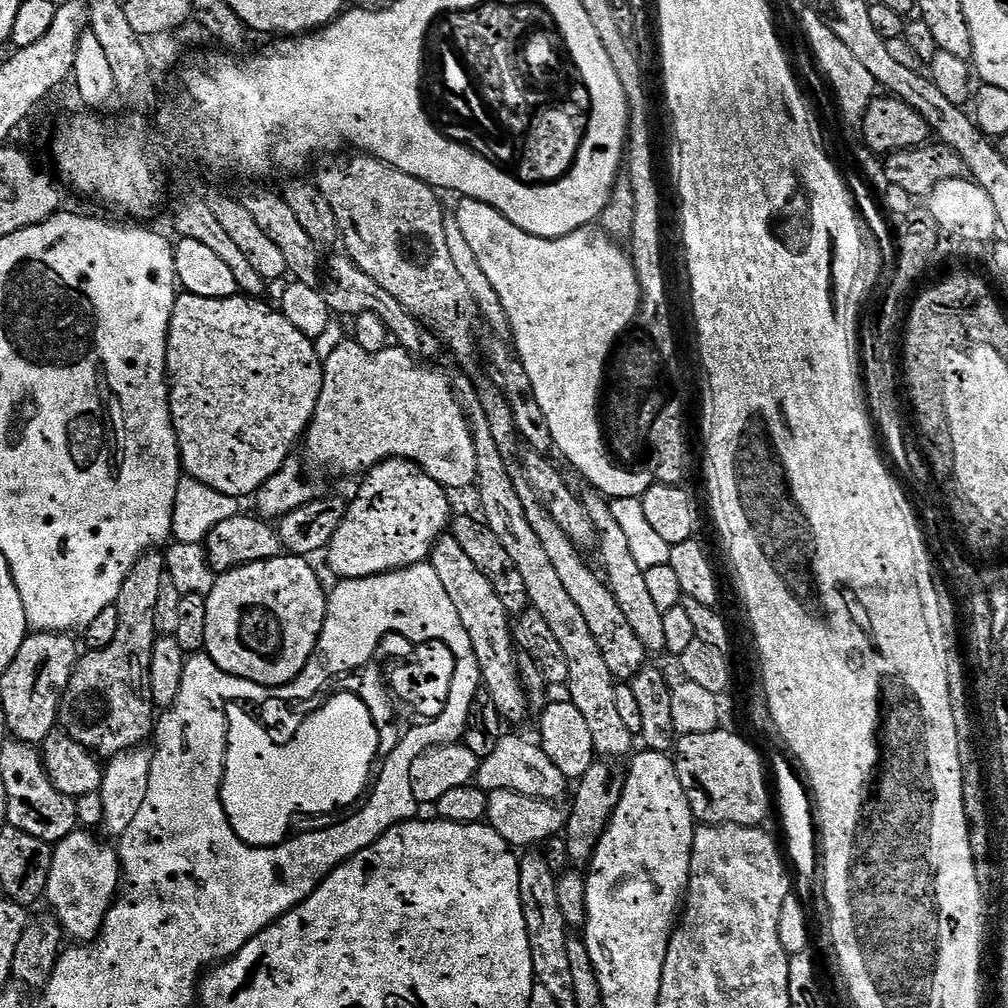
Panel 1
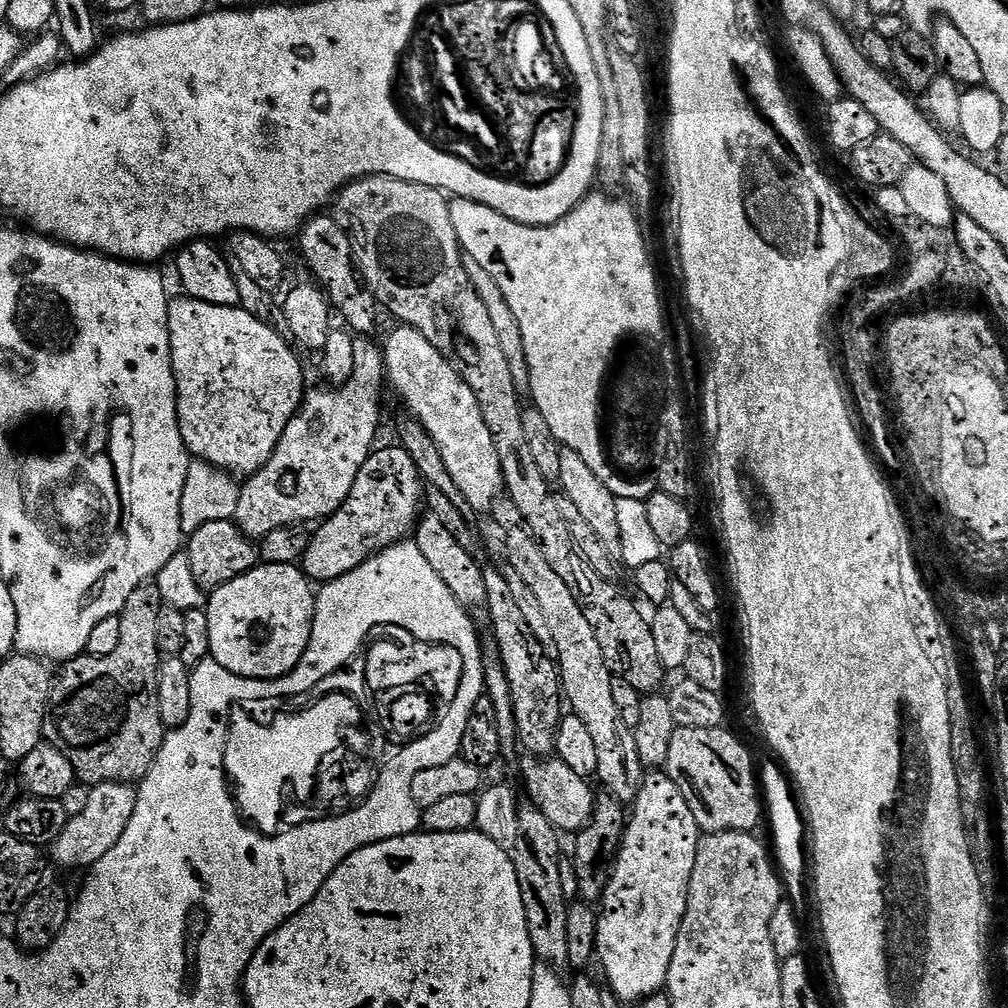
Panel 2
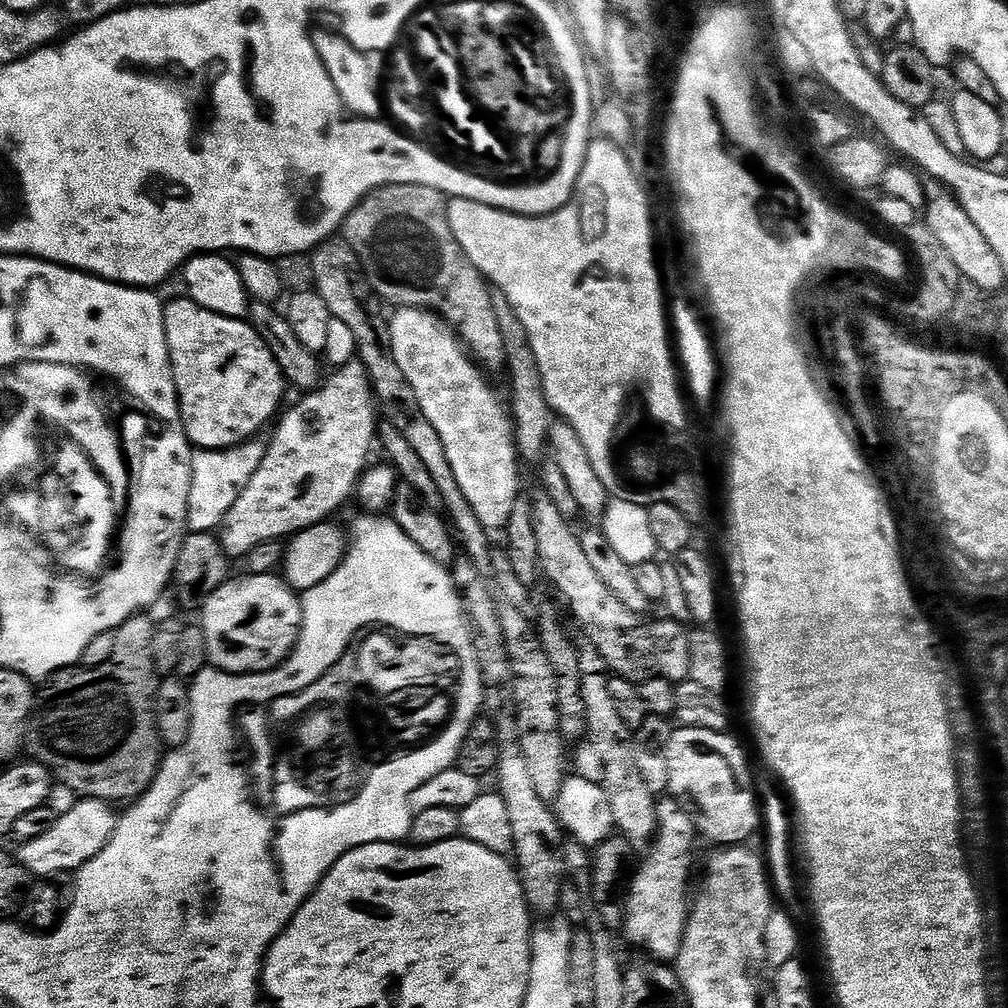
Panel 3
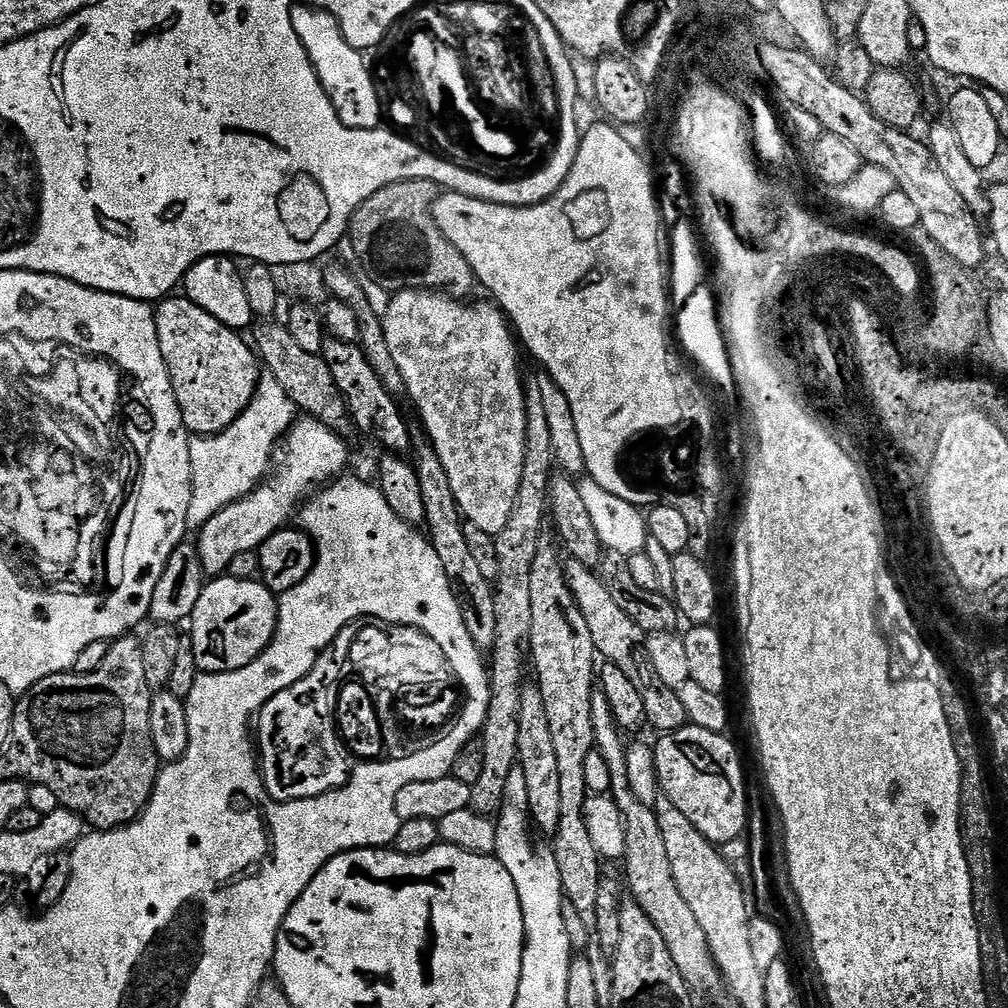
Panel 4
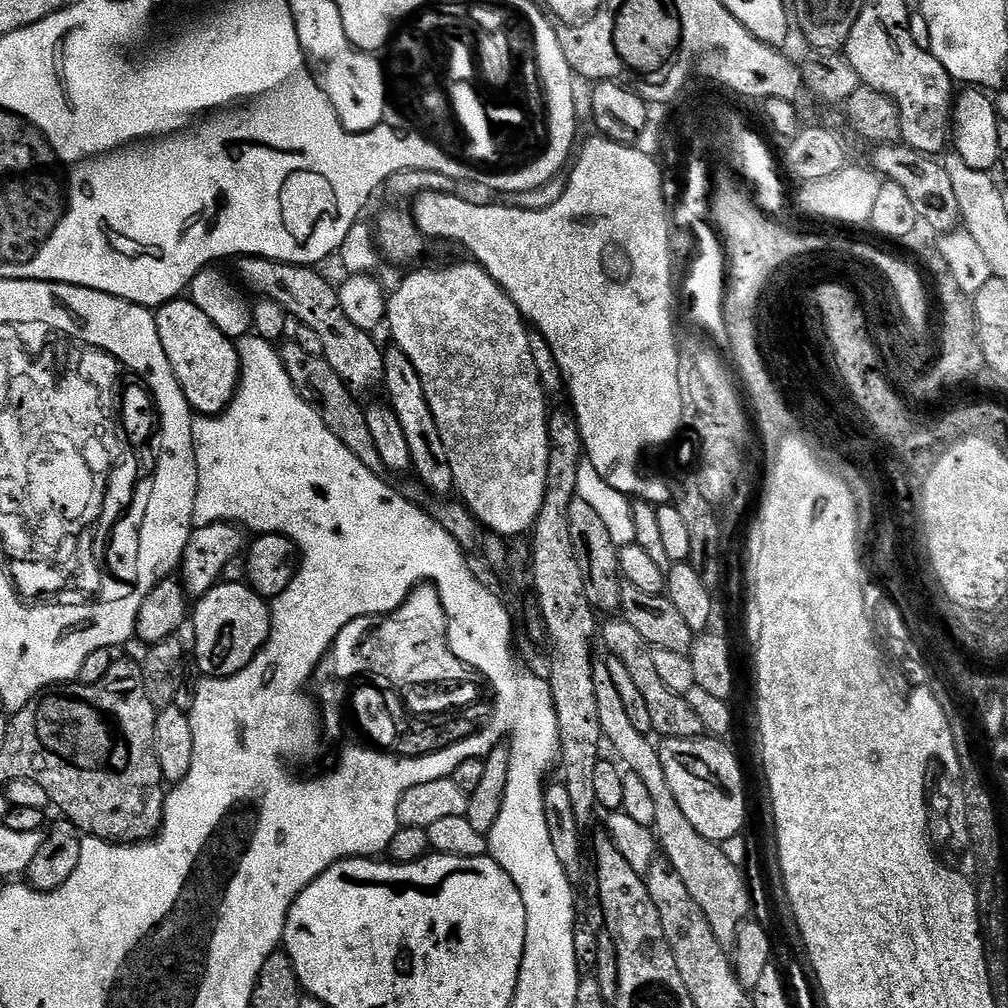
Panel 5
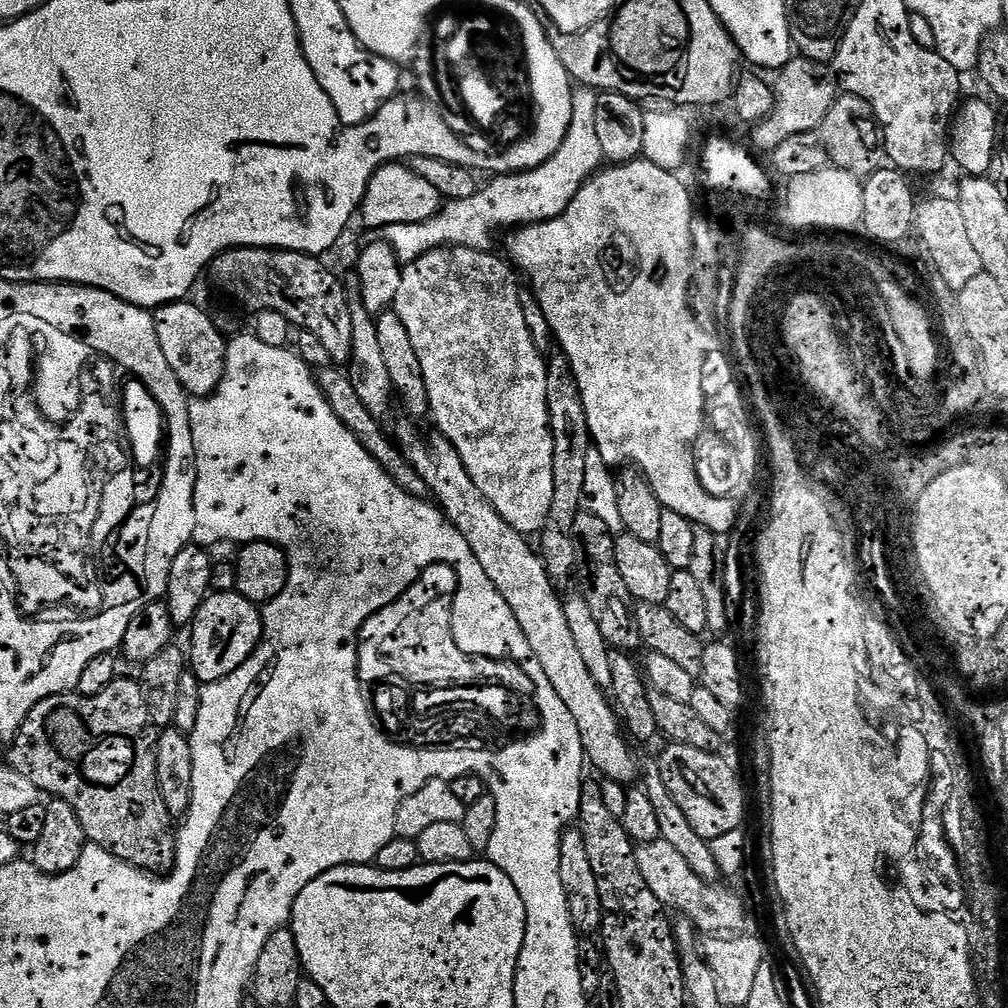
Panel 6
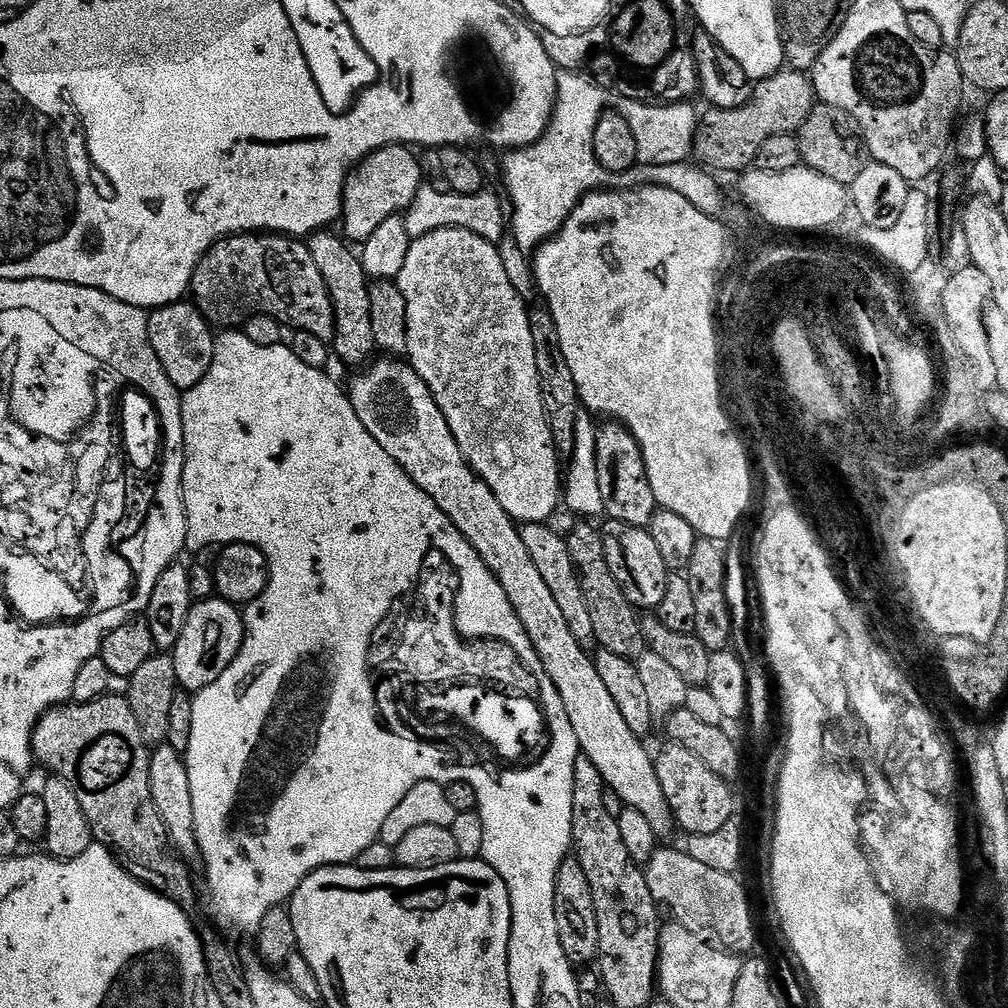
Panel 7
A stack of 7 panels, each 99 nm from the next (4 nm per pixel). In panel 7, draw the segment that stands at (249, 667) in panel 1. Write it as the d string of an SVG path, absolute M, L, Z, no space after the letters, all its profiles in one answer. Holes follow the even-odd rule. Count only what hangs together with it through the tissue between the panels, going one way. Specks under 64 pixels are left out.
M219 598L193 603L186 626L182 626L182 638L170 652L177 685L192 694L210 686L234 662L243 641L244 618L237 605Z

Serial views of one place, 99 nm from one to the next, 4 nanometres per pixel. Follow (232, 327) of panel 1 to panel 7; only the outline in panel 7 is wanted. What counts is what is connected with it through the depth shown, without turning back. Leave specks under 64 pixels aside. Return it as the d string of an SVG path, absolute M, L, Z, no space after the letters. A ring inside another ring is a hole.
M181 302L155 309L148 317L148 341L158 354L158 362L162 362L162 370L166 370L176 388L187 390L208 379L216 336L195 303Z

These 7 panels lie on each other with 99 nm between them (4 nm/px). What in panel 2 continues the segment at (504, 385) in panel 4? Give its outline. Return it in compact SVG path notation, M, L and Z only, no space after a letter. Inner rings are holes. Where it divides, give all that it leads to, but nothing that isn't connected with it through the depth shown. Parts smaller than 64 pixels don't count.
M408 325L396 328L384 342L385 373L389 385L393 385L401 398L416 411L413 413L440 447L442 462L446 462L454 484L462 490L472 509L478 514L491 513L496 501L506 492L504 470L477 396L420 331Z

